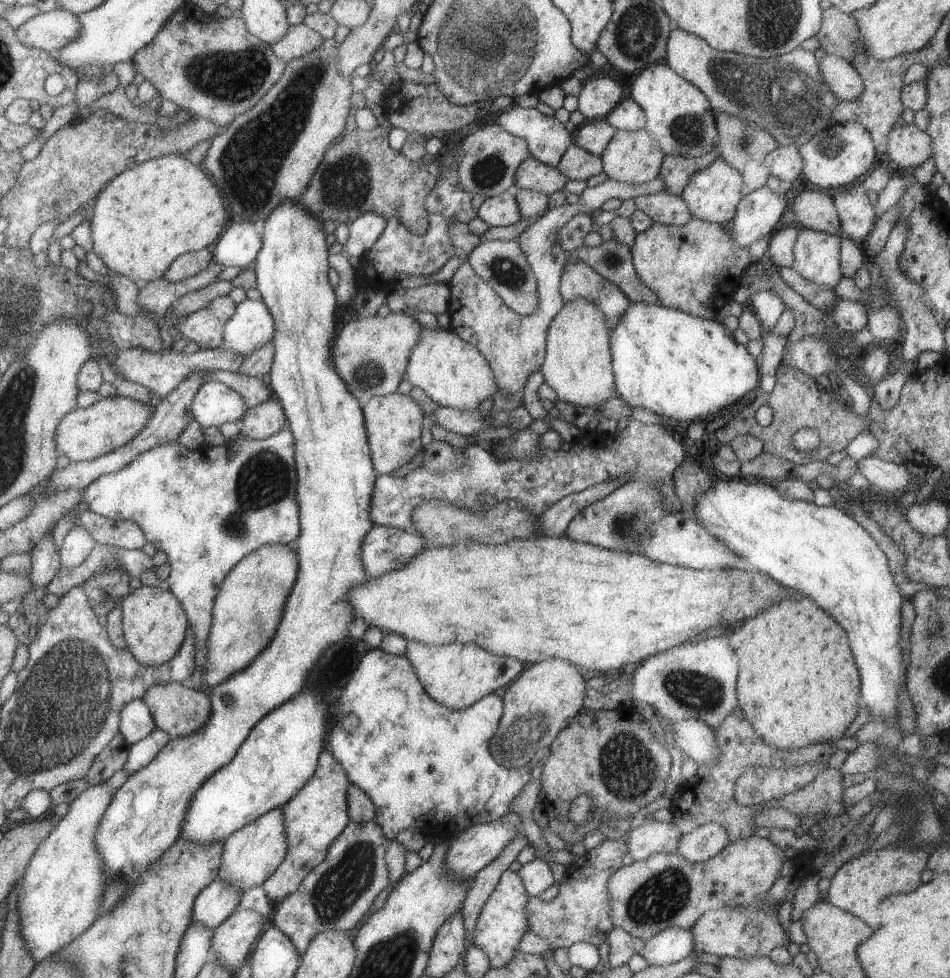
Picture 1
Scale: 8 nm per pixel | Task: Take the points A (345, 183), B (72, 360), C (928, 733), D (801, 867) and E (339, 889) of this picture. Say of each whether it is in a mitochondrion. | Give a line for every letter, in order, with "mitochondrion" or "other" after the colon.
A: mitochondrion
B: other
C: other
D: other
E: mitochondrion

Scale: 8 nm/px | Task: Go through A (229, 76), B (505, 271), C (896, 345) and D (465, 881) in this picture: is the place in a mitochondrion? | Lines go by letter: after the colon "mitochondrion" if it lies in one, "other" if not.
A: mitochondrion
B: mitochondrion
C: other
D: other

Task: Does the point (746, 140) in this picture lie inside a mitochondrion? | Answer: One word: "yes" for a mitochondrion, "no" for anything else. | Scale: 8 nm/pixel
yes

